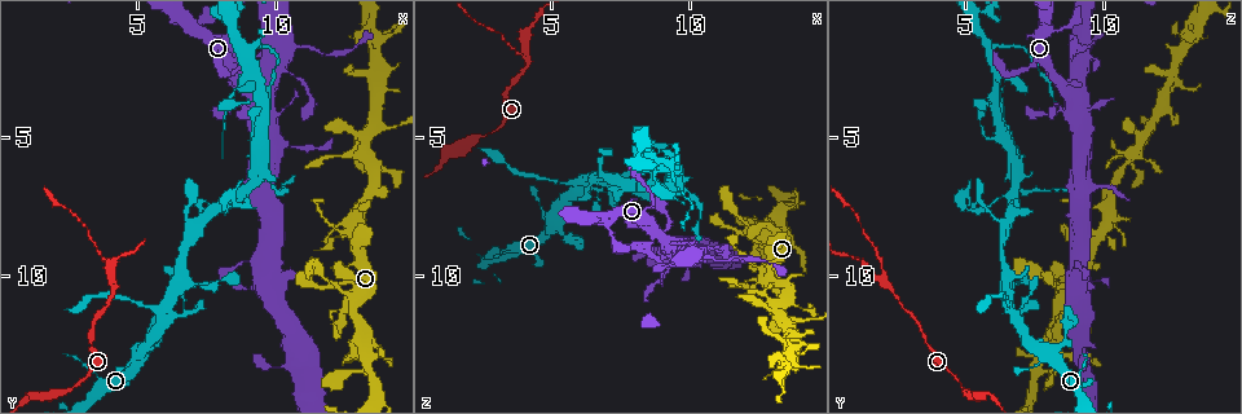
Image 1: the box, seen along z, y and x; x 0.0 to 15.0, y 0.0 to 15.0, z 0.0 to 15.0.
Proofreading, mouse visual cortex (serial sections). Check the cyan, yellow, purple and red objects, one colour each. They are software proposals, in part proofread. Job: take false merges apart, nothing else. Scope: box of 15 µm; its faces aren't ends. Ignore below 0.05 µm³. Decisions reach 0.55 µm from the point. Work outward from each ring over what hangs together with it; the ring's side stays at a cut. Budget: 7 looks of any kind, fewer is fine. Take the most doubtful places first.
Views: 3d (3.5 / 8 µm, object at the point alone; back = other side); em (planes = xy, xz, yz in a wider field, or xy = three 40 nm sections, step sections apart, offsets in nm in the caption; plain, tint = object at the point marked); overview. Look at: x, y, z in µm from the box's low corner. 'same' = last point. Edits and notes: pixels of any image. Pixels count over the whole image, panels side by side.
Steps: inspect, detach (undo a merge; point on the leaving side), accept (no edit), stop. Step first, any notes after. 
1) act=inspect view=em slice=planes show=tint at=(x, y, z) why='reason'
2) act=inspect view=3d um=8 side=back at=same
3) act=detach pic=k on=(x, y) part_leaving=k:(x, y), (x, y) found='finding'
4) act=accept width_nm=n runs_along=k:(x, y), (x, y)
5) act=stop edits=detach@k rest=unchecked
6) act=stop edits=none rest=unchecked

act=inspect view=3d um=3.5 at=(4.1, 10.2, 2.1) why='a fork'

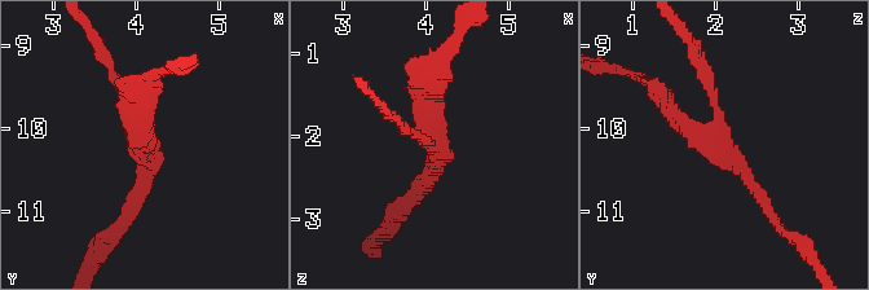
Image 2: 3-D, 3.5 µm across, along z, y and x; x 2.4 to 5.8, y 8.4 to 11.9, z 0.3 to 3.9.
act=inspect view=em slice=xy step=3 show=plain at=(4.05, 10.20, 2.05) arms=3 arm_widths_nm=150,200,250 why='need the tissue'

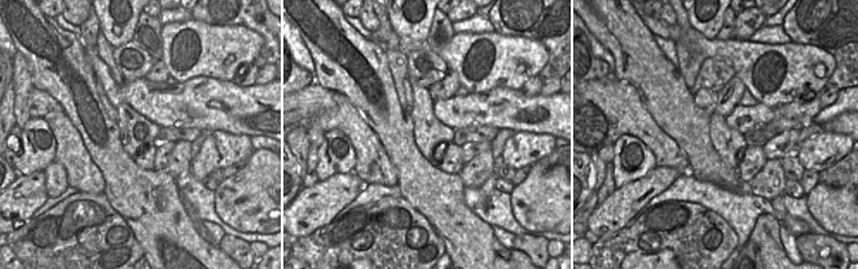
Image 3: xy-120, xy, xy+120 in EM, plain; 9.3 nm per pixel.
act=inspect view=em slice=xy step=3 show=tint at=same why='with the object marked'

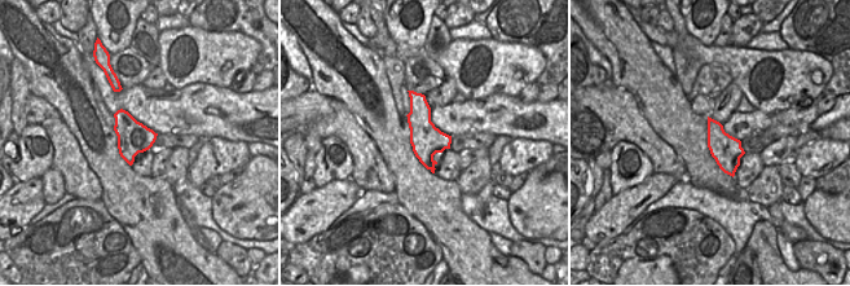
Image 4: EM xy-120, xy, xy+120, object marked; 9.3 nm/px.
act=accept runs_along=2:(767, 209), (657, 88) found='continuous, no second cell'

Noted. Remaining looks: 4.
act=inspect view=3d um=3.5 at=(13.8, 5.9, 11.1) why='calibre changes'

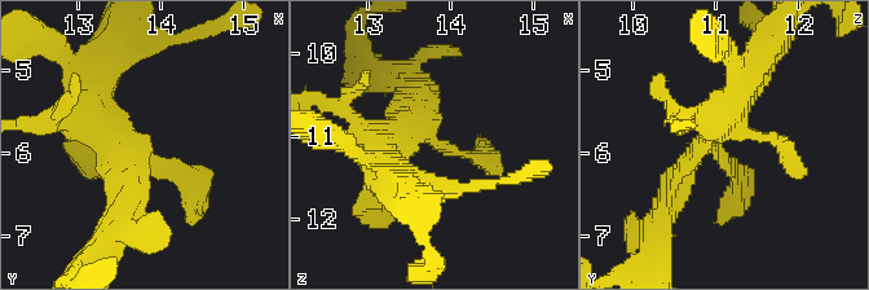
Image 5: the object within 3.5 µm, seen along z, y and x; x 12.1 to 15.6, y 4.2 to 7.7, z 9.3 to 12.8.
act=inspect view=em slice=xy step=5 show=tint at=(13.80, 6.00, 11.05) why='need the tissue'

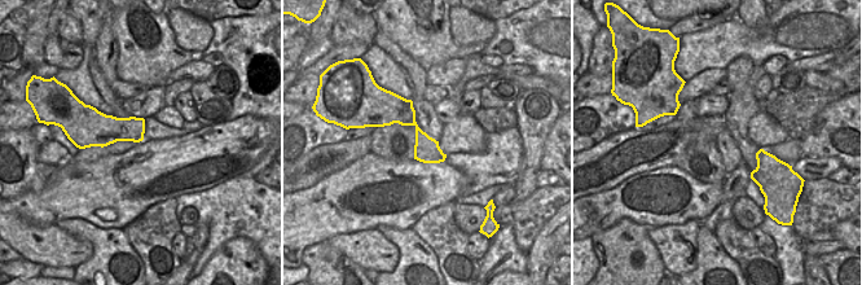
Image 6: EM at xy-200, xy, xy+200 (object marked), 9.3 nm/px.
act=accept runs_along=6:(375, 122), (407, 117), (442, 157) found='all the same cell'

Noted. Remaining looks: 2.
act=stop edits=none rest=unchecked

